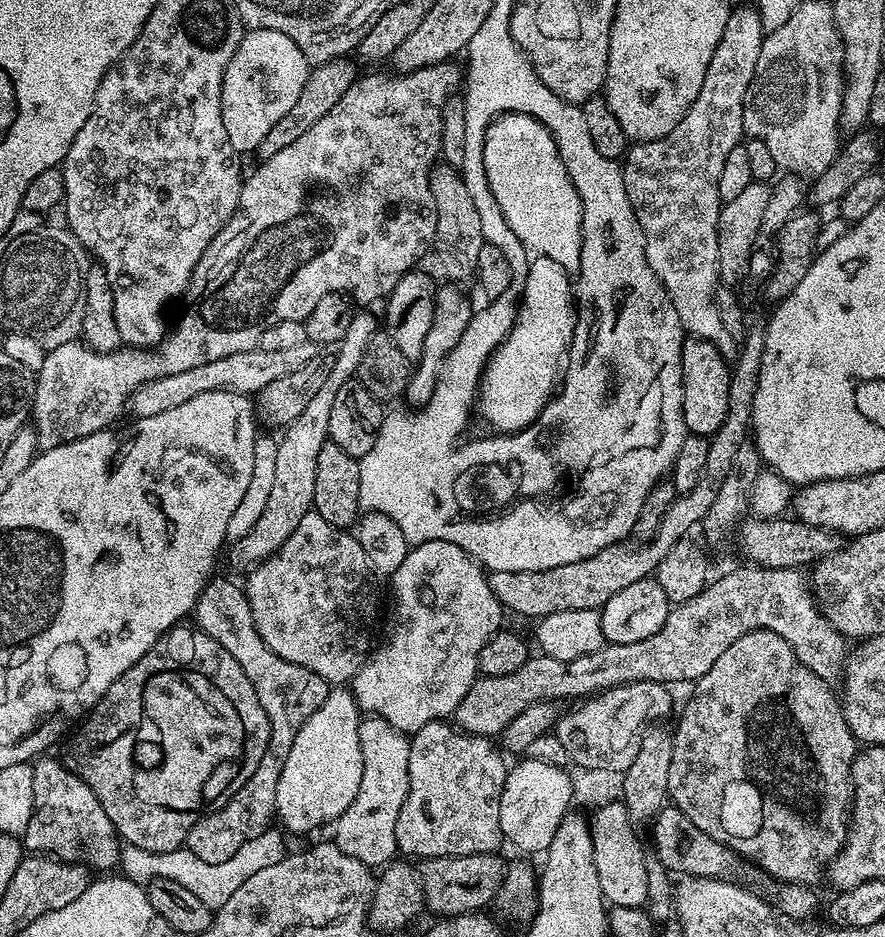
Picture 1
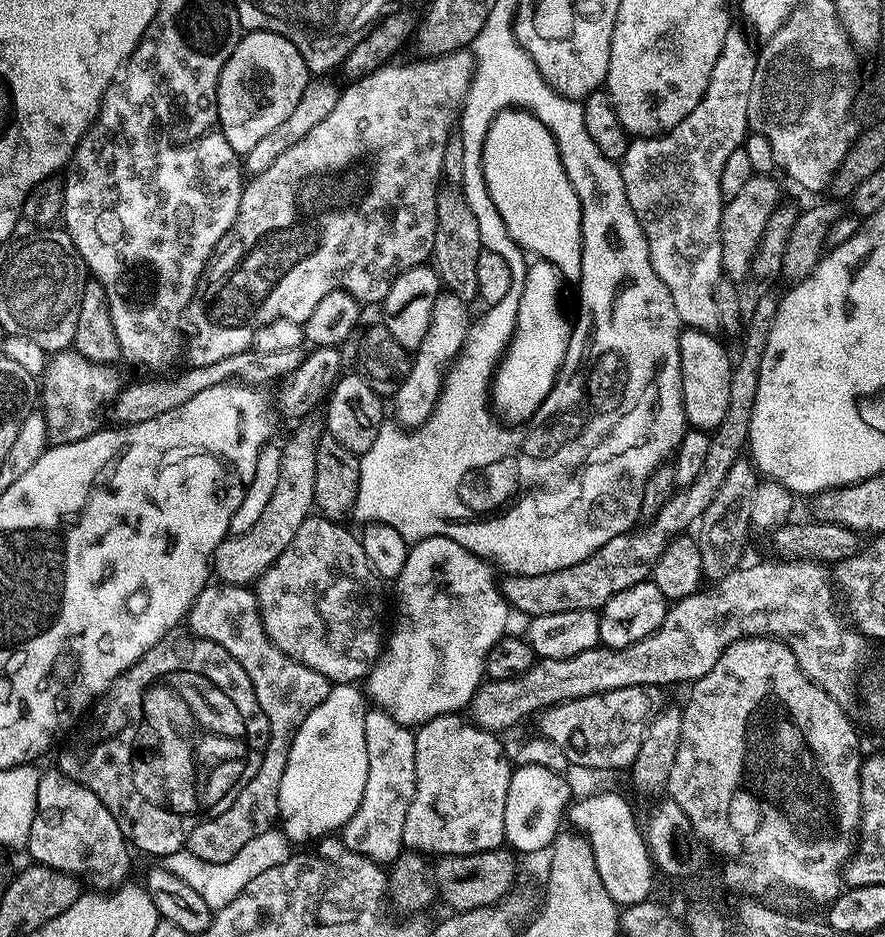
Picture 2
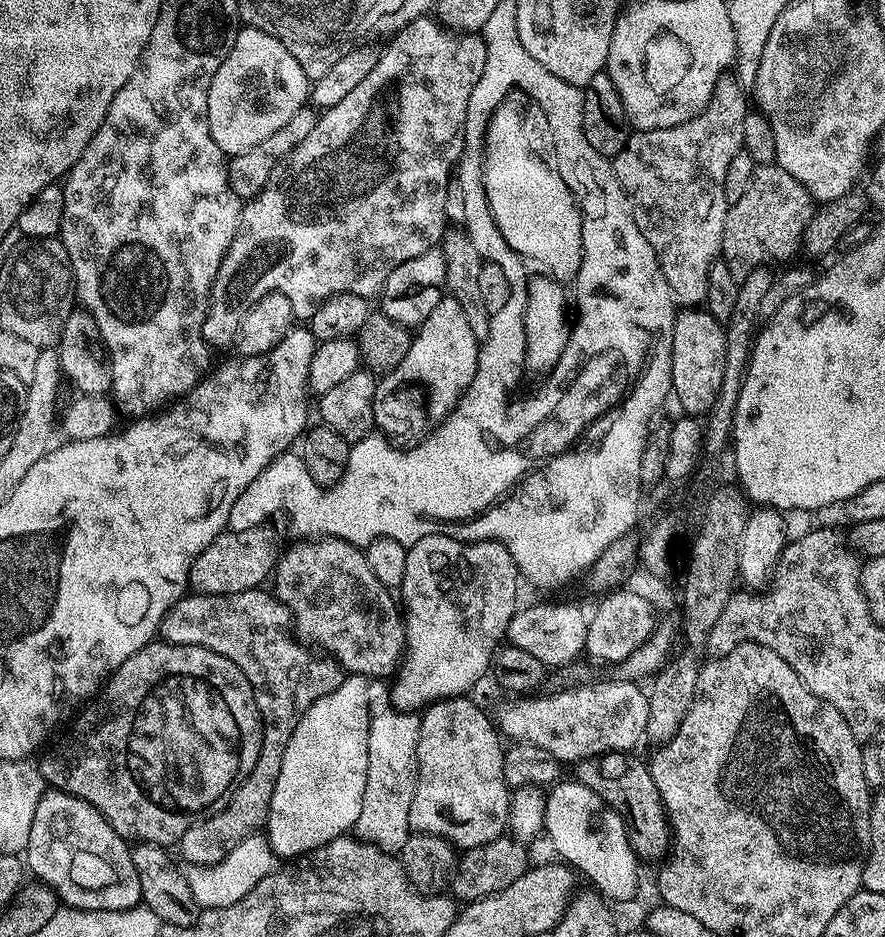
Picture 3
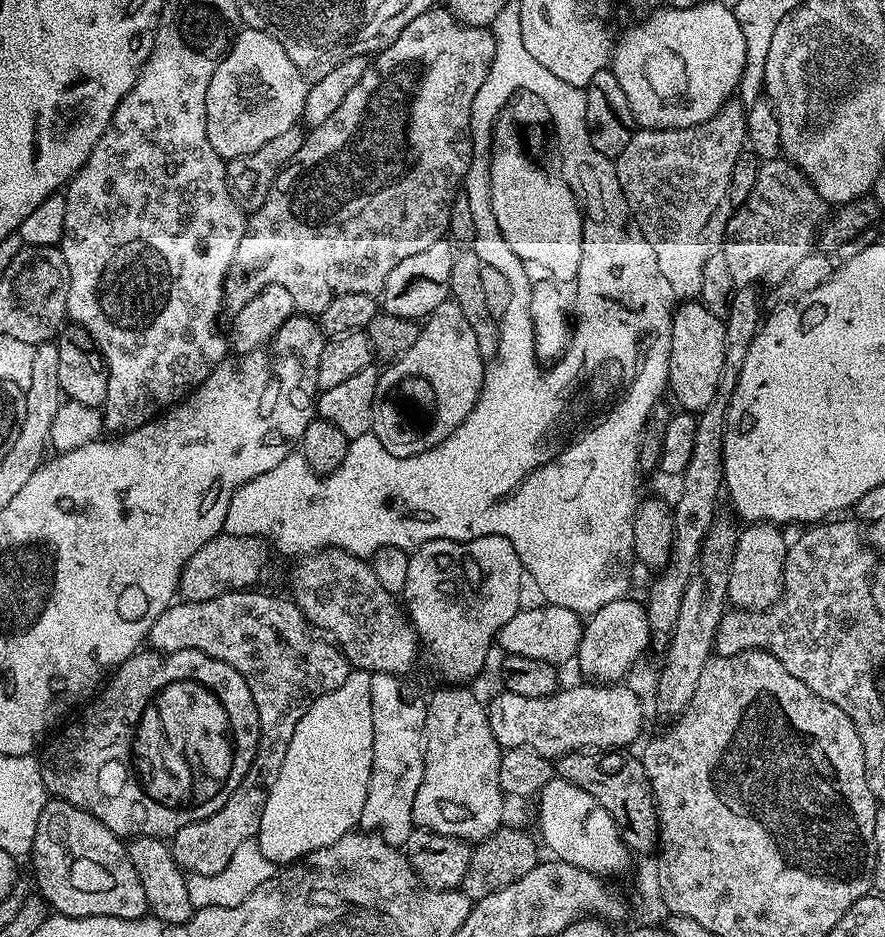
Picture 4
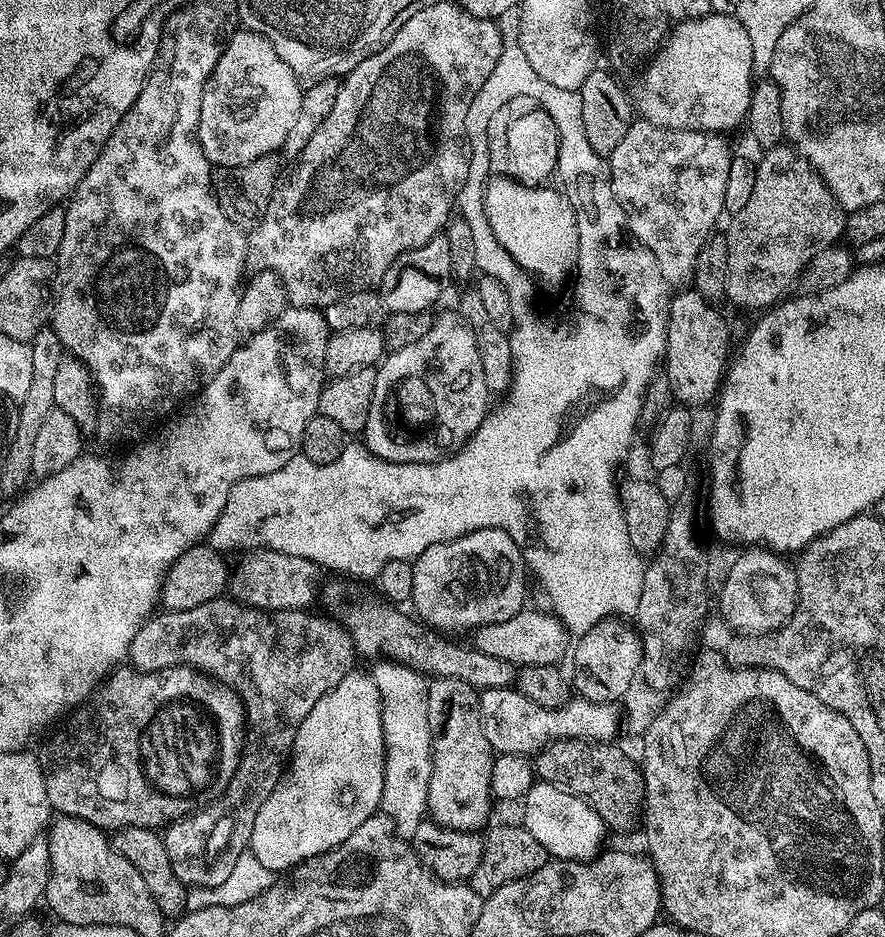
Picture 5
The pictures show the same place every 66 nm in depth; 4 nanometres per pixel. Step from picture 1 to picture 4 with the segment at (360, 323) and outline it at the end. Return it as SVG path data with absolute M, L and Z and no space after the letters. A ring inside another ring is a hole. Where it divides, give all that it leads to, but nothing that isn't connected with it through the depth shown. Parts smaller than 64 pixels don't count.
M221 534L198 550L186 562L180 575L179 595L184 600L202 602L210 598L218 598L227 592L242 592L253 587L252 584L264 572L268 564L268 548L259 536L230 536Z

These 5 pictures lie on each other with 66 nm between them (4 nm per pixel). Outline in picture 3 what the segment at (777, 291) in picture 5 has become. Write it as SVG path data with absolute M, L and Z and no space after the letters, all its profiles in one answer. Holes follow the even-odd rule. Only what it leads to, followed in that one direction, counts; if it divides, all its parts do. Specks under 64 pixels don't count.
M777 163L759 165L750 186L746 186L746 194L742 194L738 202L728 206L720 247L723 264L730 270L730 274L734 274L736 280L741 281L746 278L746 274L750 274L750 270L767 265L768 259L790 259L795 252L801 251L804 231L812 220L813 211L812 195L804 189L802 182L798 182L798 178L786 174L786 170L782 170Z

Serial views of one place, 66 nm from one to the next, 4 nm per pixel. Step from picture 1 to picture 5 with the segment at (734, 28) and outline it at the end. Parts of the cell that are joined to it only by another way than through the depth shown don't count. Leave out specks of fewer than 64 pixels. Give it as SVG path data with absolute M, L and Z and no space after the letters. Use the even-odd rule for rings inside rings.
M636 118L622 142L618 142L618 147L607 157L608 169L612 172L612 189L624 211L628 231L654 254L658 270L662 270L662 278L666 278L669 285L692 284L698 254L717 231L720 216L725 215L726 178L730 175L734 149L724 140L718 132L659 128L646 119Z

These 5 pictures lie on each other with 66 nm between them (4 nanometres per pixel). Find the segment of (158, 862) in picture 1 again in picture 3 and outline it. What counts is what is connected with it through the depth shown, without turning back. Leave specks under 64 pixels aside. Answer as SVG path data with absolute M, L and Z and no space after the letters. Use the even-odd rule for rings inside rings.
M257 834L245 840L236 840L234 850L226 859L219 860L217 864L189 867L186 875L190 890L200 903L201 909L225 908L234 906L234 902L246 898L246 894L250 894L250 890L254 890L254 886L258 886L262 878L275 872L279 864L279 857L268 841L267 835Z

